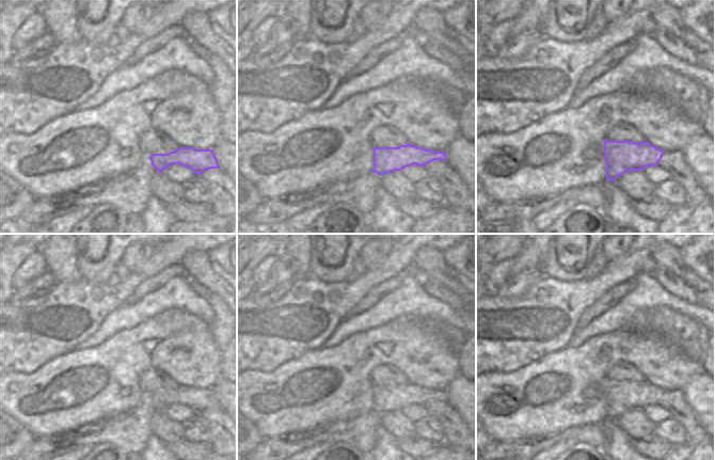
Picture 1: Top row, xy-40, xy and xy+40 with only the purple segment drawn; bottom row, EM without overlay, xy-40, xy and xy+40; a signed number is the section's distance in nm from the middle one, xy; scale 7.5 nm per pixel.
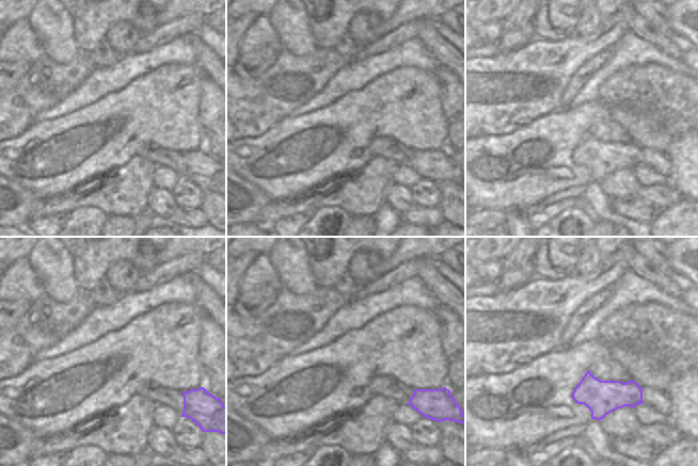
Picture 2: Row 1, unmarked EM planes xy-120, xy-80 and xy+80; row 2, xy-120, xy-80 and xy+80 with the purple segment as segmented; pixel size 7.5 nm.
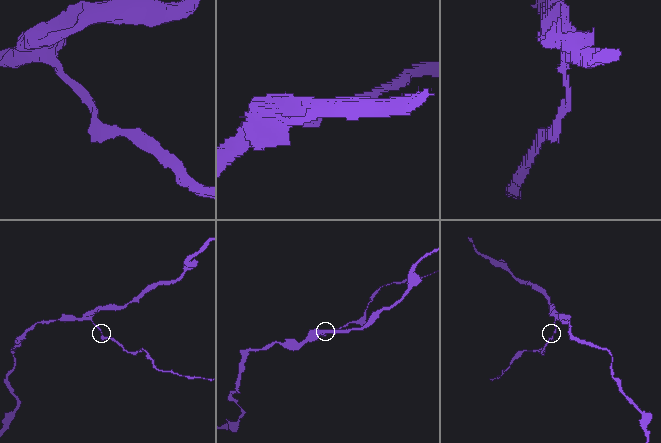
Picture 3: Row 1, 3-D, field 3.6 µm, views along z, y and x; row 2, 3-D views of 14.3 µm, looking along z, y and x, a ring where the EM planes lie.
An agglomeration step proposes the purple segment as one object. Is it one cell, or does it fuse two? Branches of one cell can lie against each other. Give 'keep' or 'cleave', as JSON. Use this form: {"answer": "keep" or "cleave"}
{"answer": "cleave"}

